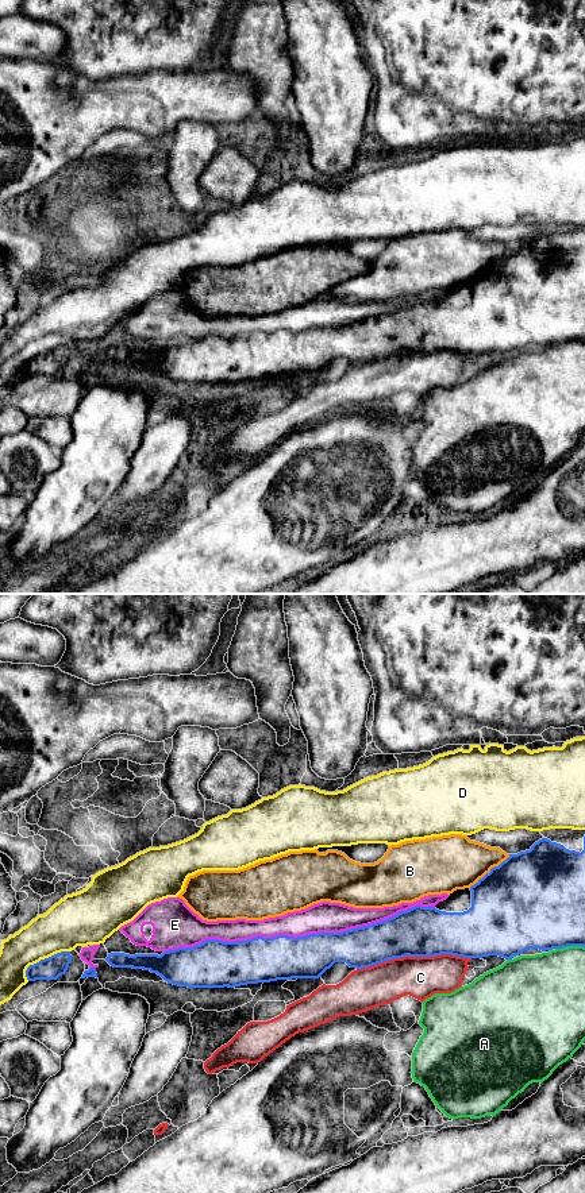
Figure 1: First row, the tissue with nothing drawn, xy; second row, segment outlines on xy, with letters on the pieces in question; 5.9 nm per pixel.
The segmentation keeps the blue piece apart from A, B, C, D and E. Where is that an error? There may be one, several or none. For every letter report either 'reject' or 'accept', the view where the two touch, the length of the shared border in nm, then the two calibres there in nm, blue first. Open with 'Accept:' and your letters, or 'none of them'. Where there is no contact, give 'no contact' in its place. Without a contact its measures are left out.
Accept: none of them
A: reject; meets blue in xy; contact 180 nm long; 460 nm thick on the blue side, 380 nm on the other
B: reject; meets blue in xy; contact 320 nm long; 500 nm thick on the blue side, 320 nm on the other
C: reject; meets blue in xy; contact 700 nm long; 300 nm thick on the blue side, 260 nm on the other
D: reject; meets blue in xy; contact 320 nm long; 140 nm thick on the blue side, 280 nm on the other
E: reject; meets blue in xy; contact 1600 nm long; 260 nm thick on the blue side, 180 nm on the other

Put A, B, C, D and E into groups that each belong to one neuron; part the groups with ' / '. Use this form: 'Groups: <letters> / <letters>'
Groups: A / B / C / D / E

